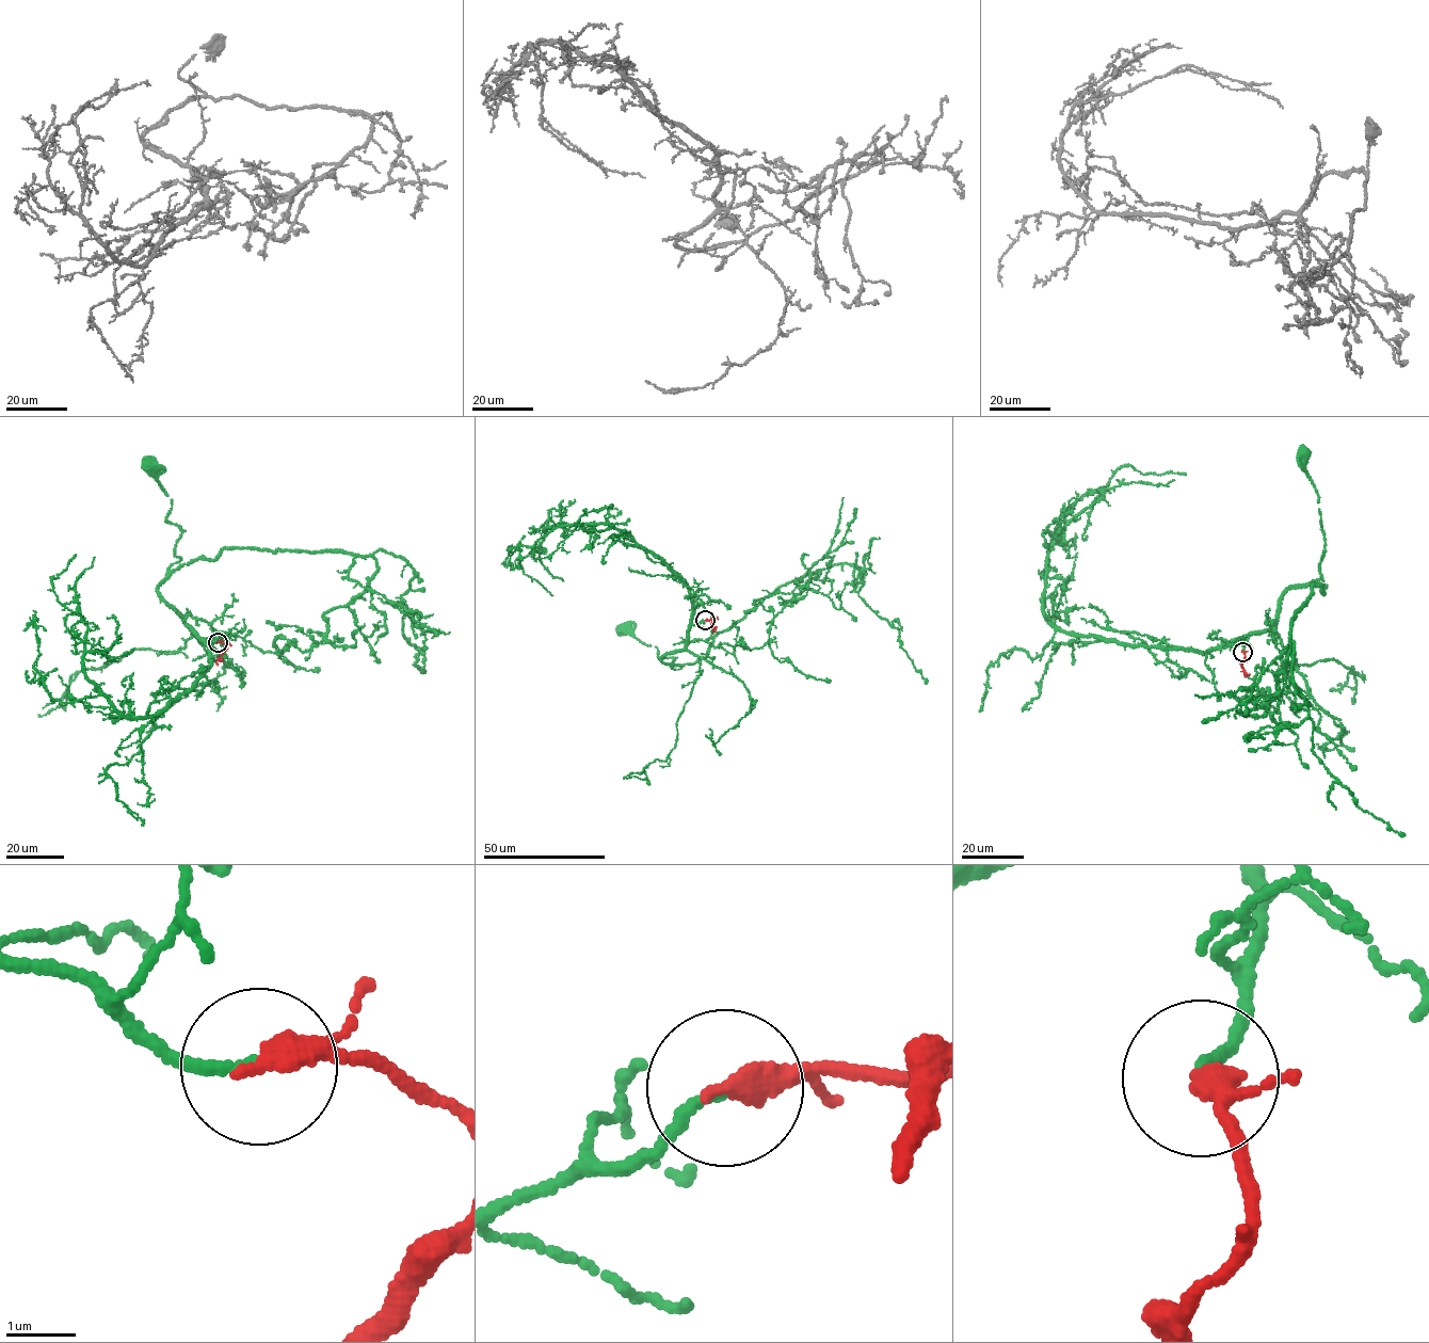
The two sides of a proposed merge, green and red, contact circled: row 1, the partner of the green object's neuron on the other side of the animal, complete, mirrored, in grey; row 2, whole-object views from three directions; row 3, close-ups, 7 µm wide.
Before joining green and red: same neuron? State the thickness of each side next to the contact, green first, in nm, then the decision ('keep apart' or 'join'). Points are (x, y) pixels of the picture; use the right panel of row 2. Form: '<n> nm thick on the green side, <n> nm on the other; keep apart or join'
150 nm thick on the green side, 400 nm on the other; join

